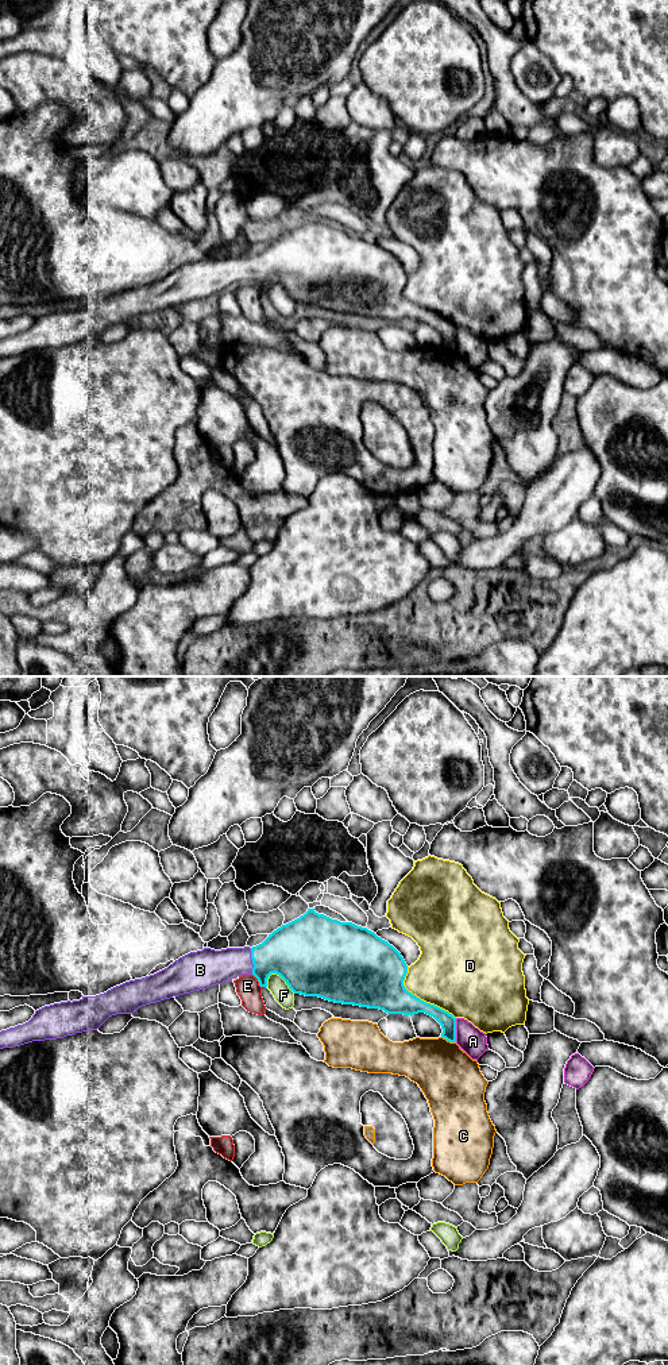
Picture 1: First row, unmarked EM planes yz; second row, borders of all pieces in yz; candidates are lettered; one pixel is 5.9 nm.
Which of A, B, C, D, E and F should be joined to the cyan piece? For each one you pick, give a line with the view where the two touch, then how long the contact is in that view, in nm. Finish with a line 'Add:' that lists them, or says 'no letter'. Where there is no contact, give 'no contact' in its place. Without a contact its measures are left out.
B: yz | 160 nm
Add: B

